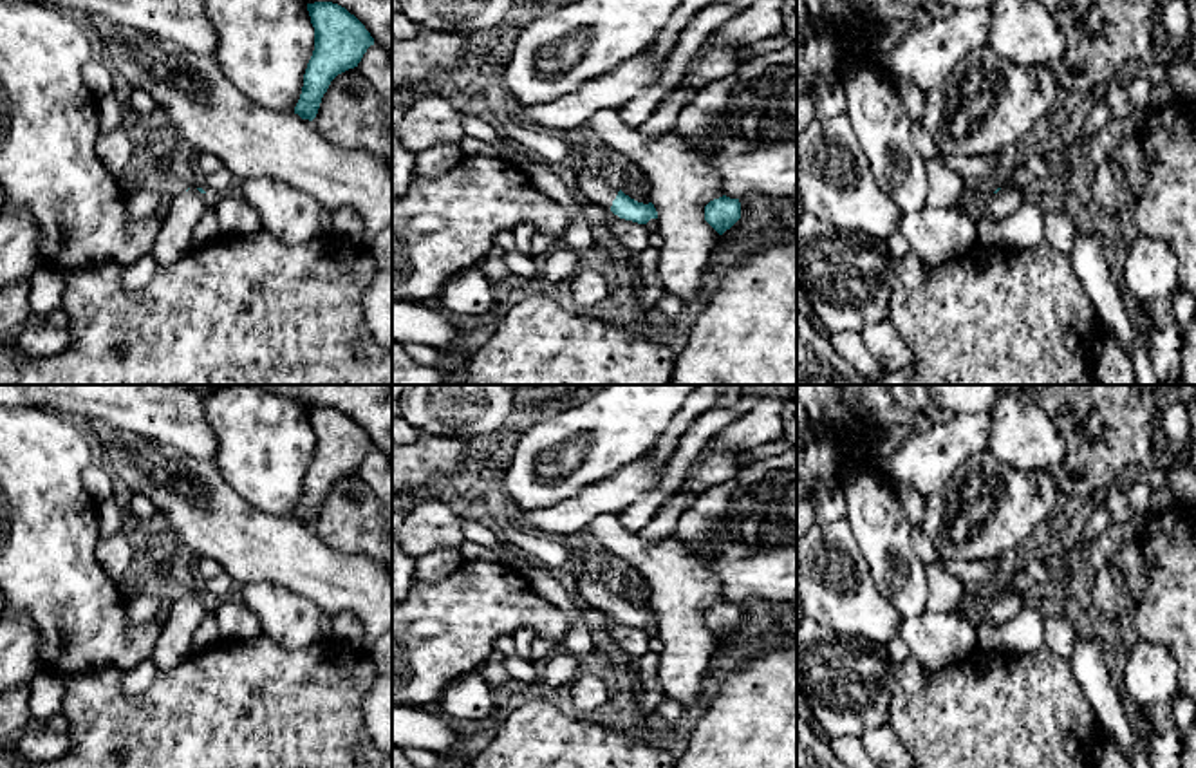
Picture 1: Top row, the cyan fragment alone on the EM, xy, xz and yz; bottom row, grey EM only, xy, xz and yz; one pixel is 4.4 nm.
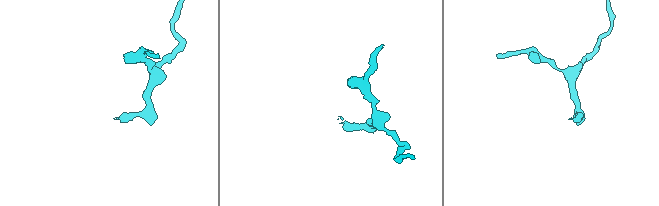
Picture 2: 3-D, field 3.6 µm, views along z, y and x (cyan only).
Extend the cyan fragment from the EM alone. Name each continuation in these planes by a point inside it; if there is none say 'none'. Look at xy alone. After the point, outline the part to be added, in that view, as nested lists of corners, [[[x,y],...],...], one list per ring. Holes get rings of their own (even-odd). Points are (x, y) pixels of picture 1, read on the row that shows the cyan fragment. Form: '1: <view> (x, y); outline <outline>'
1: xy (174, 241); outline [[[190,188],[170,199],[170,208],[161,217],[161,229],[152,249],[159,267],[179,262],[193,248],[192,231],[211,202],[213,197],[201,193],[197,188]]]

